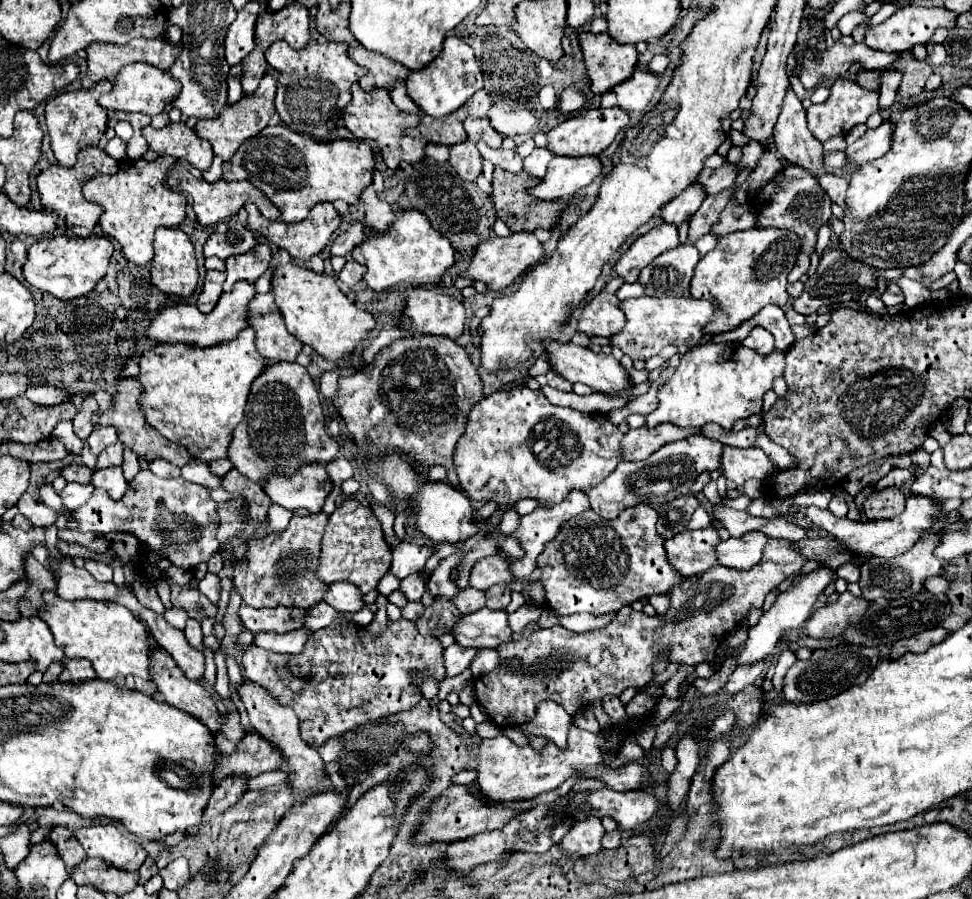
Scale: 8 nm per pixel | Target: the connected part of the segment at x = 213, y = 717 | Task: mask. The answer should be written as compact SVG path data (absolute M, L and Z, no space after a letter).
M153 652L153 664L149 666L153 672L153 682L157 684L159 694L167 704L191 712L191 716L199 718L213 734L221 728L221 716L217 714L215 702L209 692L193 680L187 680L185 674L177 668L175 660L165 652Z

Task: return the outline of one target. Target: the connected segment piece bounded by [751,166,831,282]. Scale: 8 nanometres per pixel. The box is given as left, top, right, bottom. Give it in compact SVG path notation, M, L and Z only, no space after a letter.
M787 166L761 192L757 192L751 206L753 206L753 210L757 210L757 224L761 228L767 228L767 226L785 228L785 230L791 230L791 232L801 236L801 240L803 240L801 256L797 258L797 264L793 266L793 270L789 274L789 282L799 280L801 274L805 274L809 268L809 256L815 250L819 226L823 226L831 218L829 196L819 188L817 178L813 174L809 174L797 166Z

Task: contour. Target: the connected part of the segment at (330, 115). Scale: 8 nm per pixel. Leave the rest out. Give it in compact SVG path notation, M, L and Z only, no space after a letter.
M275 42L267 48L265 58L271 68L279 72L279 84L277 84L277 96L275 96L275 108L281 116L283 124L297 134L313 136L315 140L327 140L331 132L339 126L339 120L343 116L343 110L351 102L351 84L357 82L361 76L367 74L363 66L353 62L353 58L347 54L349 46L339 42L325 42L325 44L309 44L303 50L291 50L285 42Z

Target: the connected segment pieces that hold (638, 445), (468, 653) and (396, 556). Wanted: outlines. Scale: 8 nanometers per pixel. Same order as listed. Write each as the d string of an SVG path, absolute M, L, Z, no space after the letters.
M659 424L657 428L629 430L623 436L623 460L645 460L661 446L699 434L699 428L680 428L673 424Z
M451 644L449 648L445 648L445 668L447 668L447 676L457 676L463 670L469 668L469 664L473 662L473 658L477 656L477 648L463 648L457 644Z
M401 542L399 546L393 548L393 562L391 562L391 572L403 580L409 574L415 574L417 570L421 570L427 562L427 558L433 554L435 550L427 548L427 546L417 546L411 542Z

